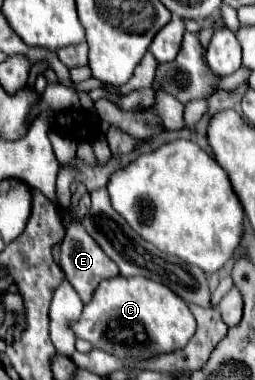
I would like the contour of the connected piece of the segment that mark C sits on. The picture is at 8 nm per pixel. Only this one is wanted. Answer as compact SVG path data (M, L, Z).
M116 276L116 278L102 280L98 284L92 300L84 306L82 318L74 324L74 332L76 332L76 338L88 340L92 348L104 350L122 362L140 364L140 362L148 362L150 358L156 358L158 354L170 354L186 346L186 342L196 332L196 320L188 304L182 298L178 298L178 294L174 294L170 288L160 286L158 282L142 278L142 276L130 276L130 278Z

